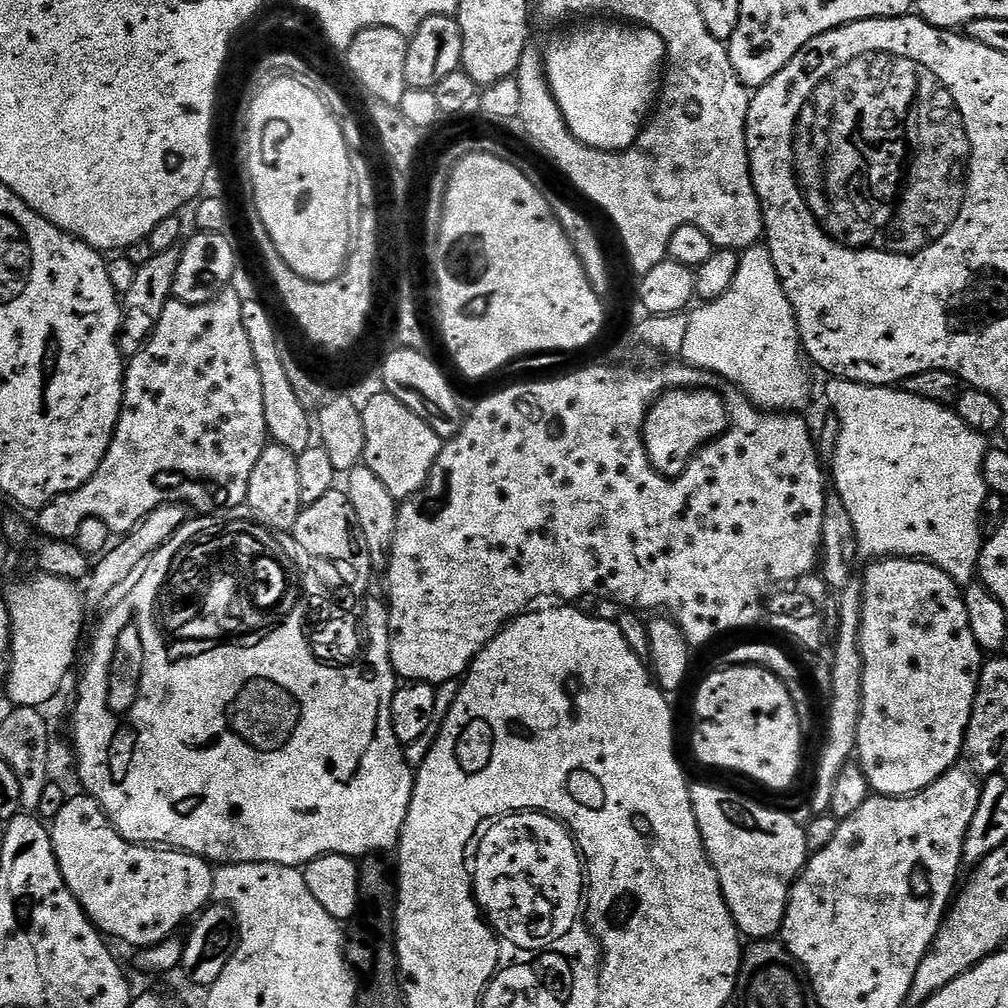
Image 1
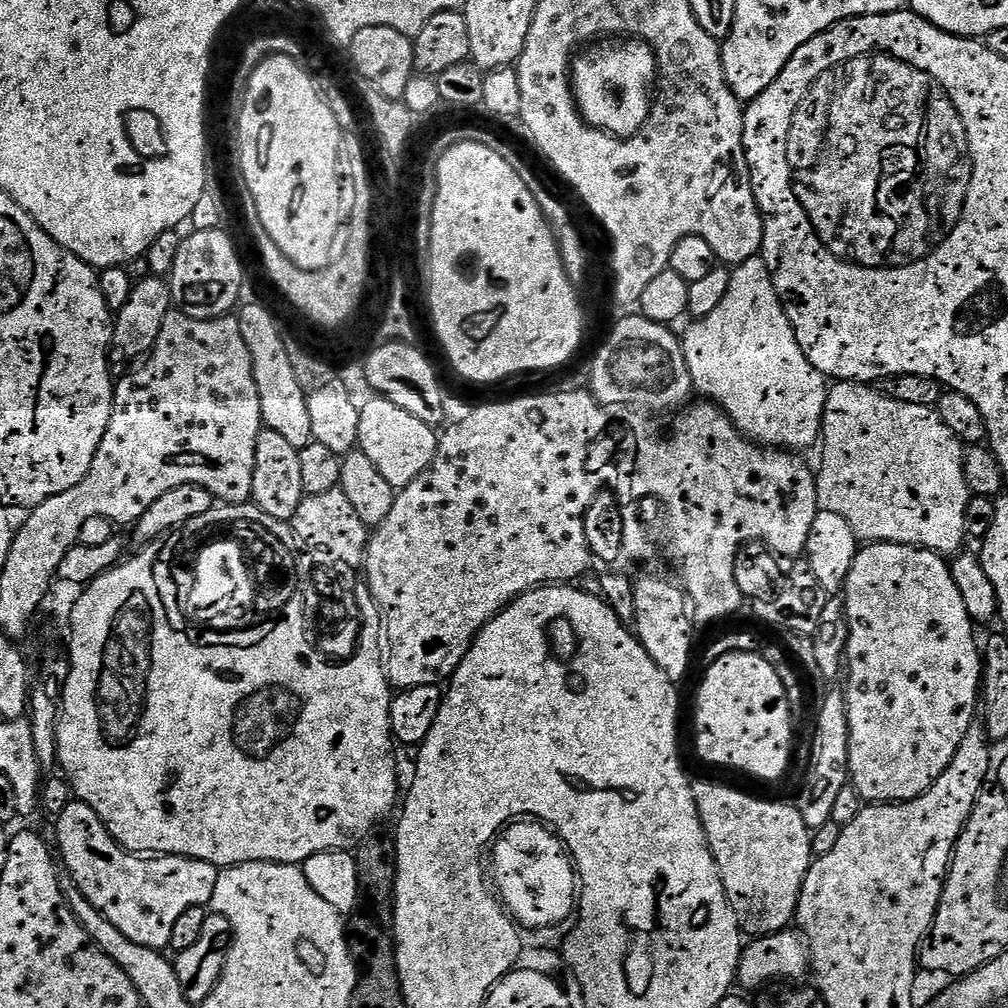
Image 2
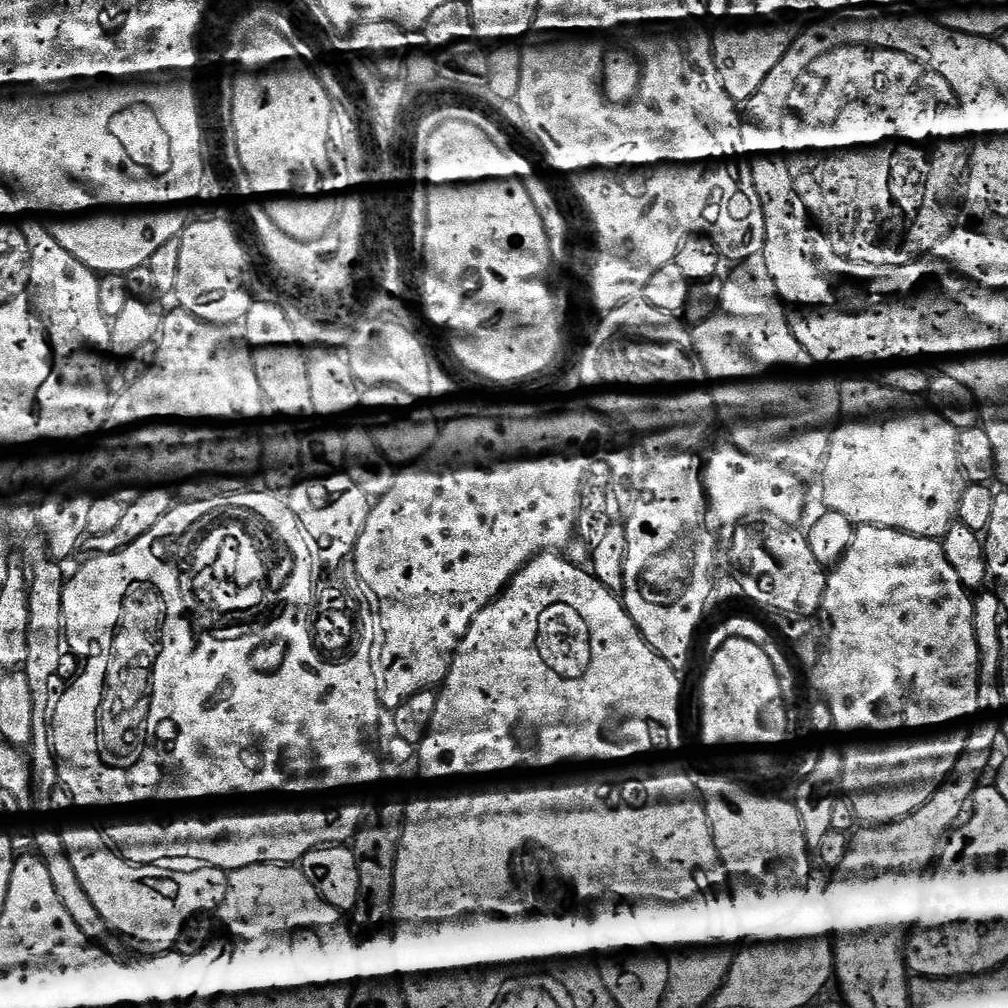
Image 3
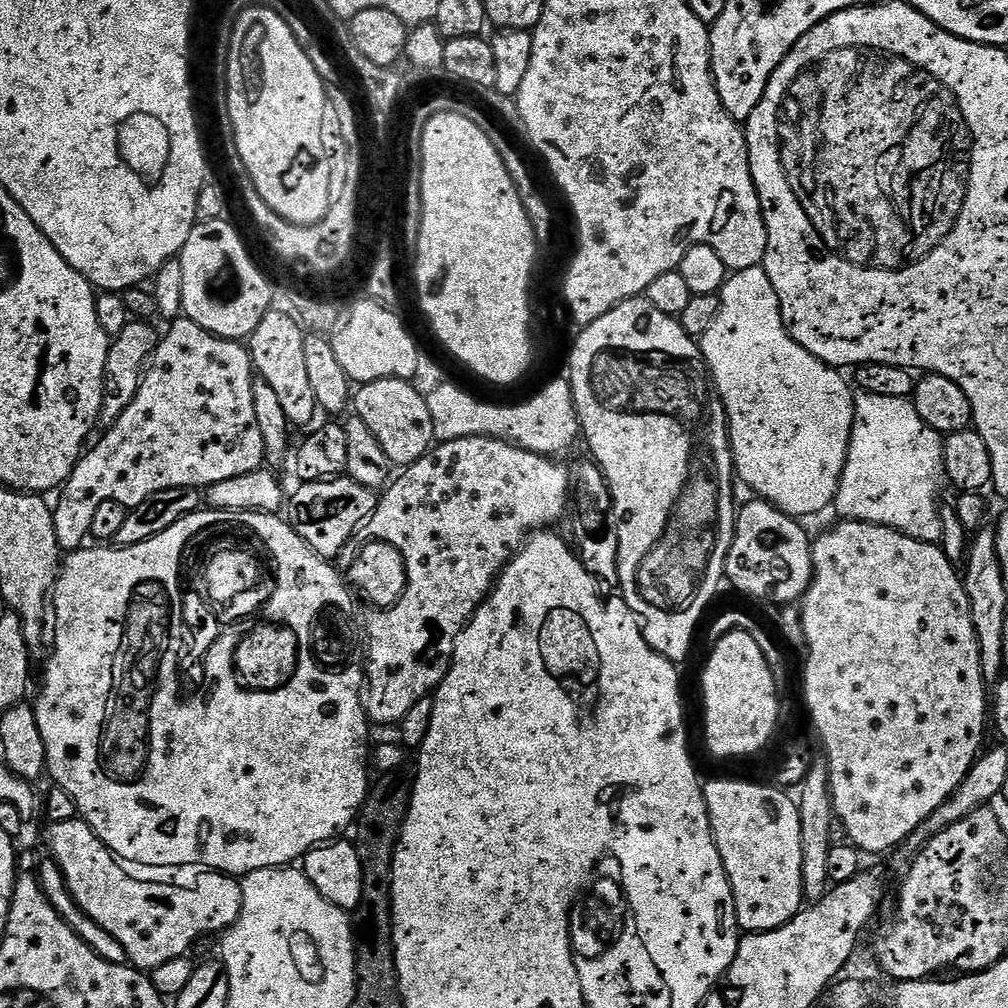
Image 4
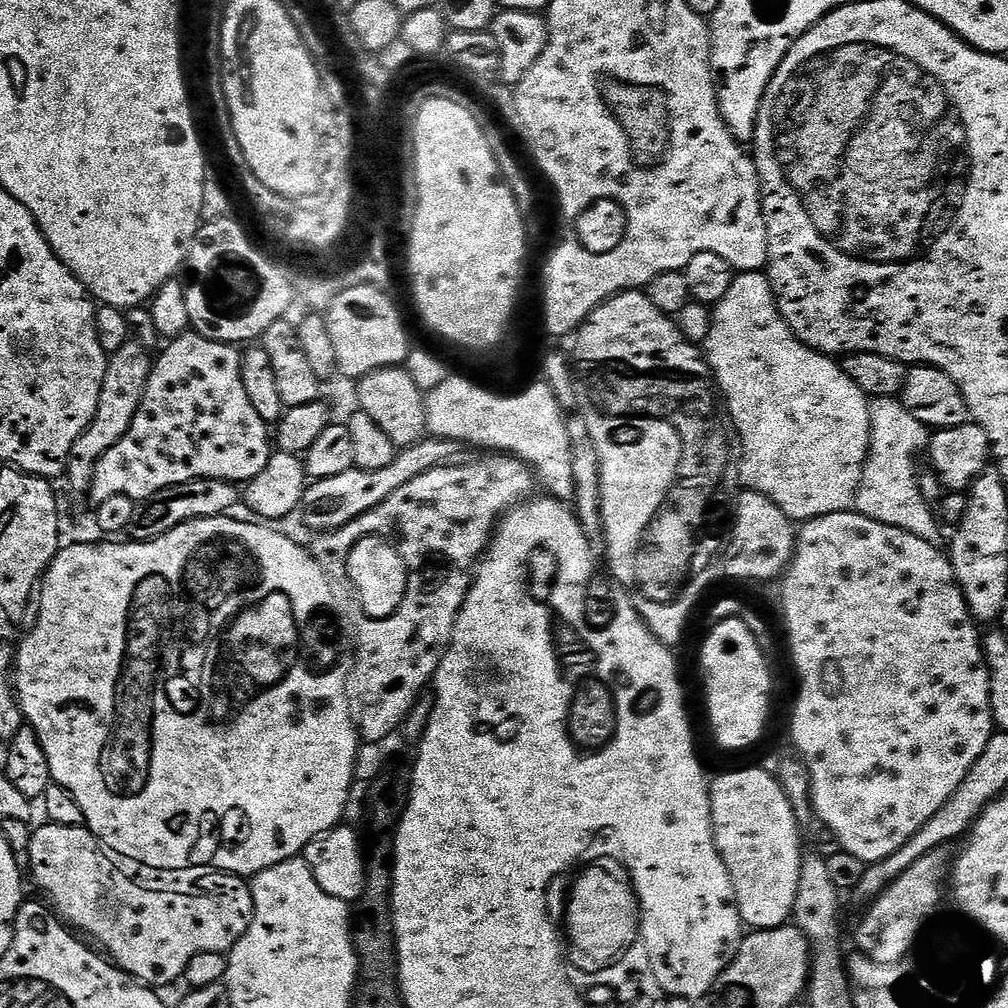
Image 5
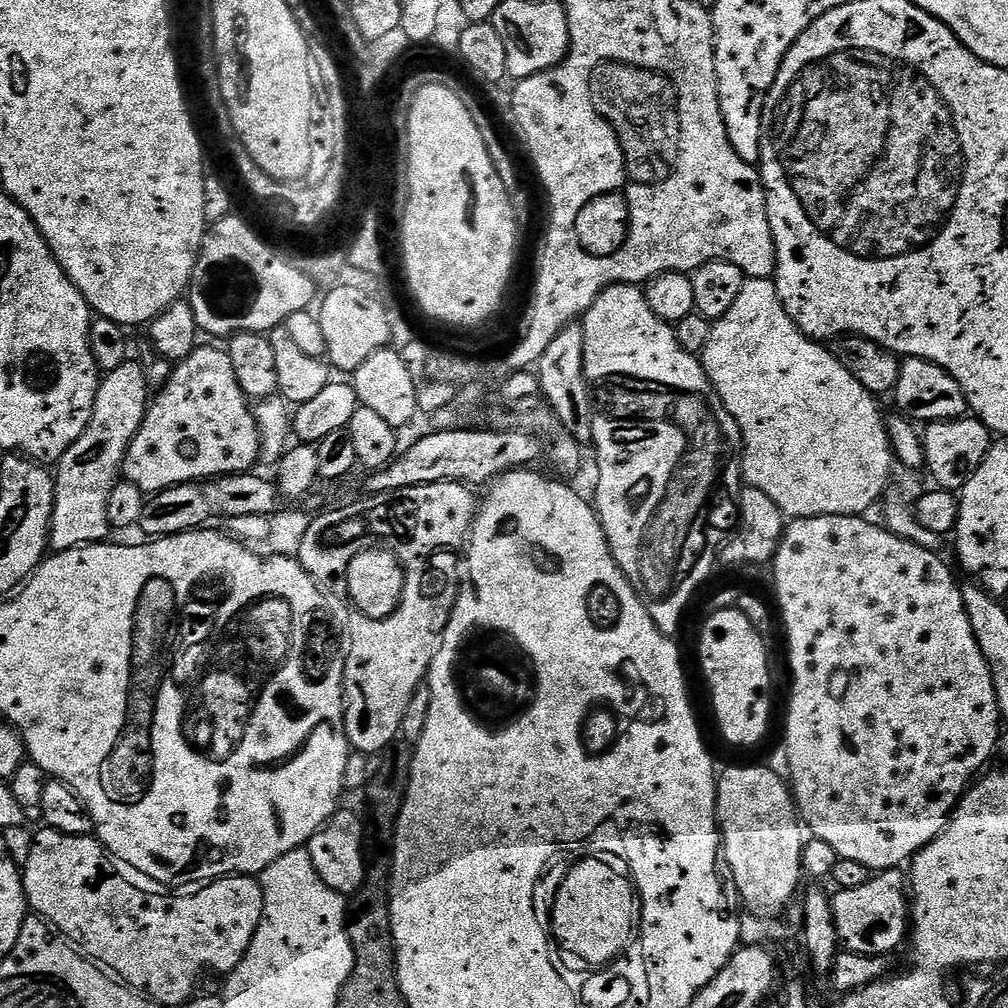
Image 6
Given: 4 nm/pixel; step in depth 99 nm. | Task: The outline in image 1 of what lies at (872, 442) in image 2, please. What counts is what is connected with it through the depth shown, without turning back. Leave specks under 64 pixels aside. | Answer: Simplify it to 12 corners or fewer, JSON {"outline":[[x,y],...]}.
{"outline":[[829,379],[830,480],[868,558],[977,579],[985,433]]}

